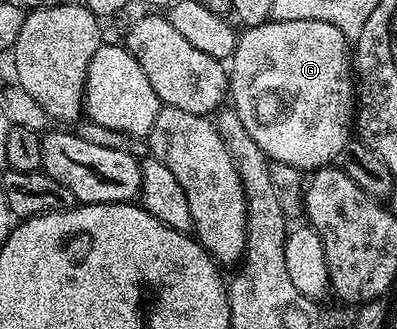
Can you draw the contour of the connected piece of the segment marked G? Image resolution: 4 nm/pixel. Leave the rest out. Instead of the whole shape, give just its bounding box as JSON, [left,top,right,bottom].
[230,19,358,174]

